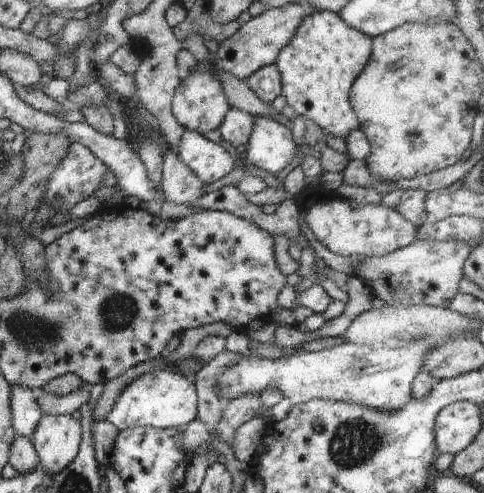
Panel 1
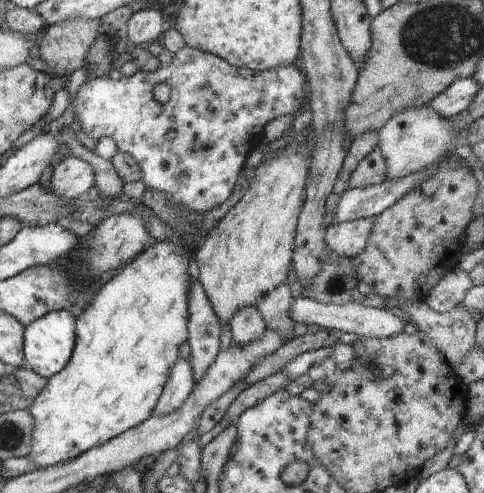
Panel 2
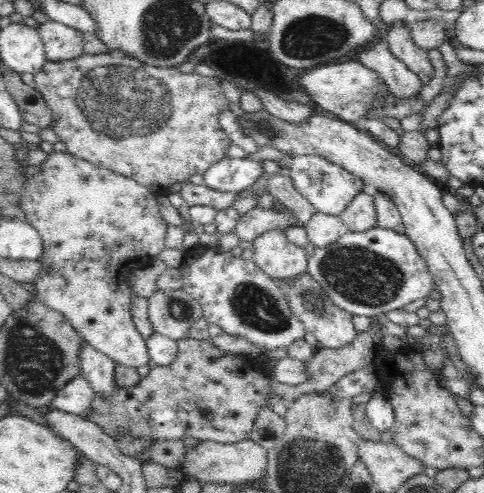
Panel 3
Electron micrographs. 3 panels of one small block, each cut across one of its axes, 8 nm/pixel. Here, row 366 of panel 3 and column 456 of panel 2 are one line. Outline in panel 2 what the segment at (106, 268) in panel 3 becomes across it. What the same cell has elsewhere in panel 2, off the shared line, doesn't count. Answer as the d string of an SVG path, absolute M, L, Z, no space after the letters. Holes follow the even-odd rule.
M421 106L421 108L411 108L411 110L403 110L399 114L395 114L379 132L379 144L377 148L381 150L383 158L385 158L385 180L383 182L395 182L401 180L403 176L421 172L423 168L429 168L437 162L437 158L443 158L445 154L449 154L449 146L453 140L461 140L467 138L463 132L455 130L453 126L449 126L449 120L443 120L437 112L433 112L429 106Z

